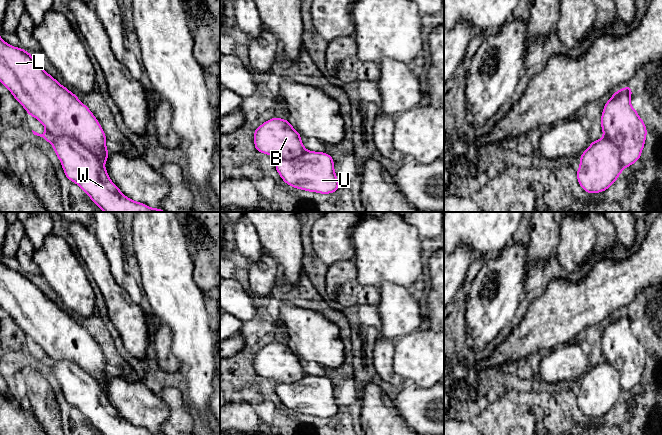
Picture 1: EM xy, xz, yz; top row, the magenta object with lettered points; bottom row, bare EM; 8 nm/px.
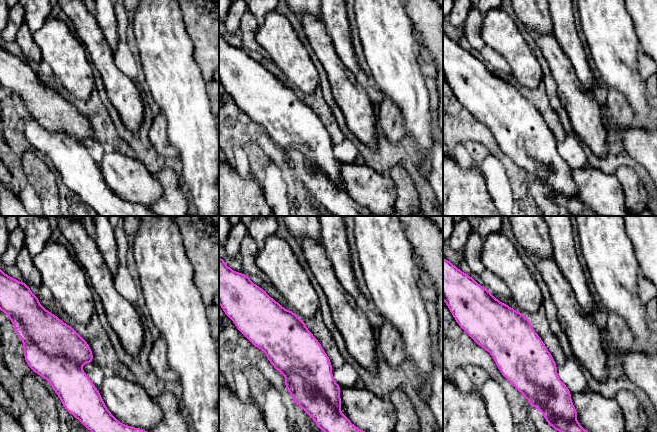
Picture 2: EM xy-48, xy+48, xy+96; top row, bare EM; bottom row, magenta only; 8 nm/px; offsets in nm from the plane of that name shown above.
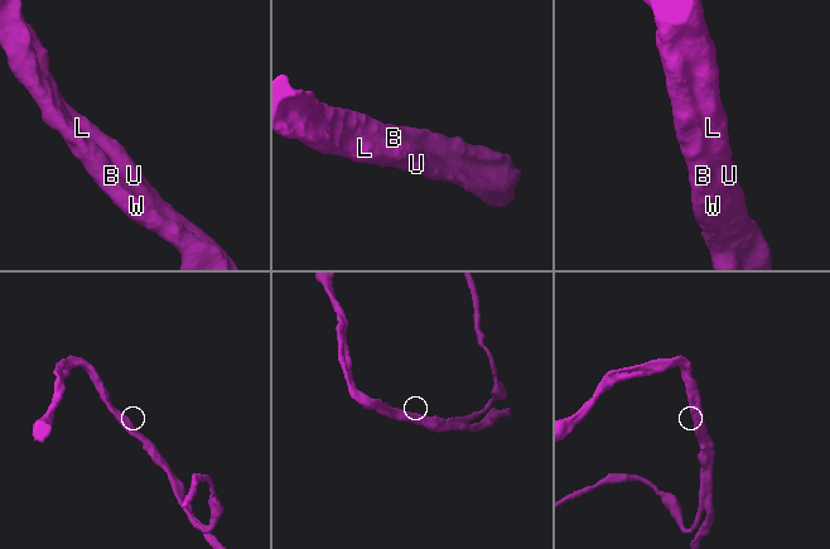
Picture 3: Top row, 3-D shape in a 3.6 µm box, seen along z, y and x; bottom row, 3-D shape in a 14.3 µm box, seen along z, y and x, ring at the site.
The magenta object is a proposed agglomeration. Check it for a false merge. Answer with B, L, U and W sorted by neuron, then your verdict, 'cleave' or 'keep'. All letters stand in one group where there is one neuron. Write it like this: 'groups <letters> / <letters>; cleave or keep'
groups B L U W; keep

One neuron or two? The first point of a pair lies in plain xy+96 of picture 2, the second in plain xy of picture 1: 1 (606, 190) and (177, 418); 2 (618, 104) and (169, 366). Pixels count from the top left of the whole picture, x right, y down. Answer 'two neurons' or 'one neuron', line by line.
1: two neurons
2: one neuron

